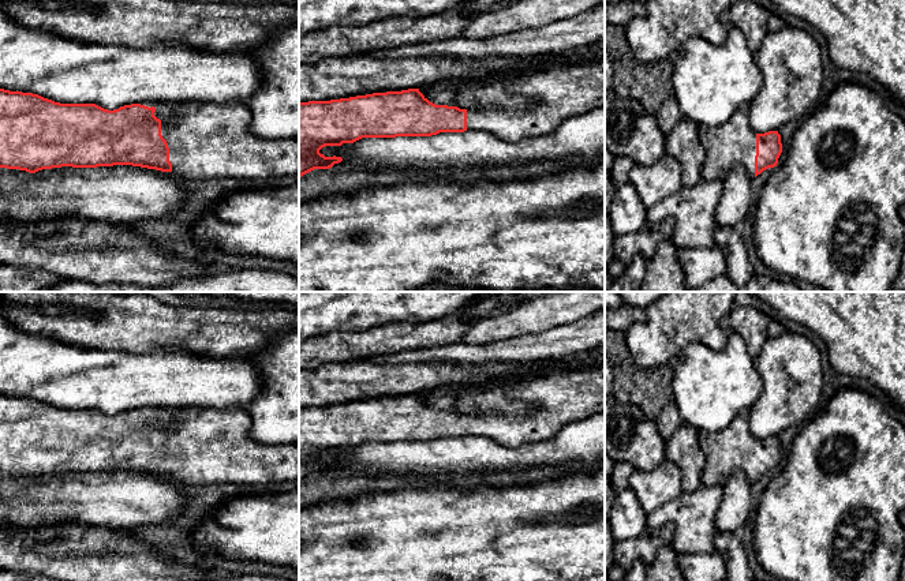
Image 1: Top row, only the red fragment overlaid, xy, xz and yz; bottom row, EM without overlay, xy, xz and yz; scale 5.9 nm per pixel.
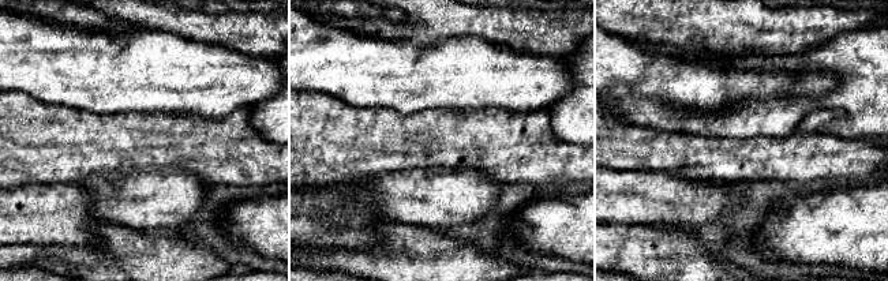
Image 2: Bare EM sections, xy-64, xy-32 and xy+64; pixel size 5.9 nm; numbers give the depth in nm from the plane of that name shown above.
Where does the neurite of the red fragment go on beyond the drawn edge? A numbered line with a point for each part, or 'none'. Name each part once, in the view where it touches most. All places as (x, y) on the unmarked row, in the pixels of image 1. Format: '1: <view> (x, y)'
1: xy (206, 446)

